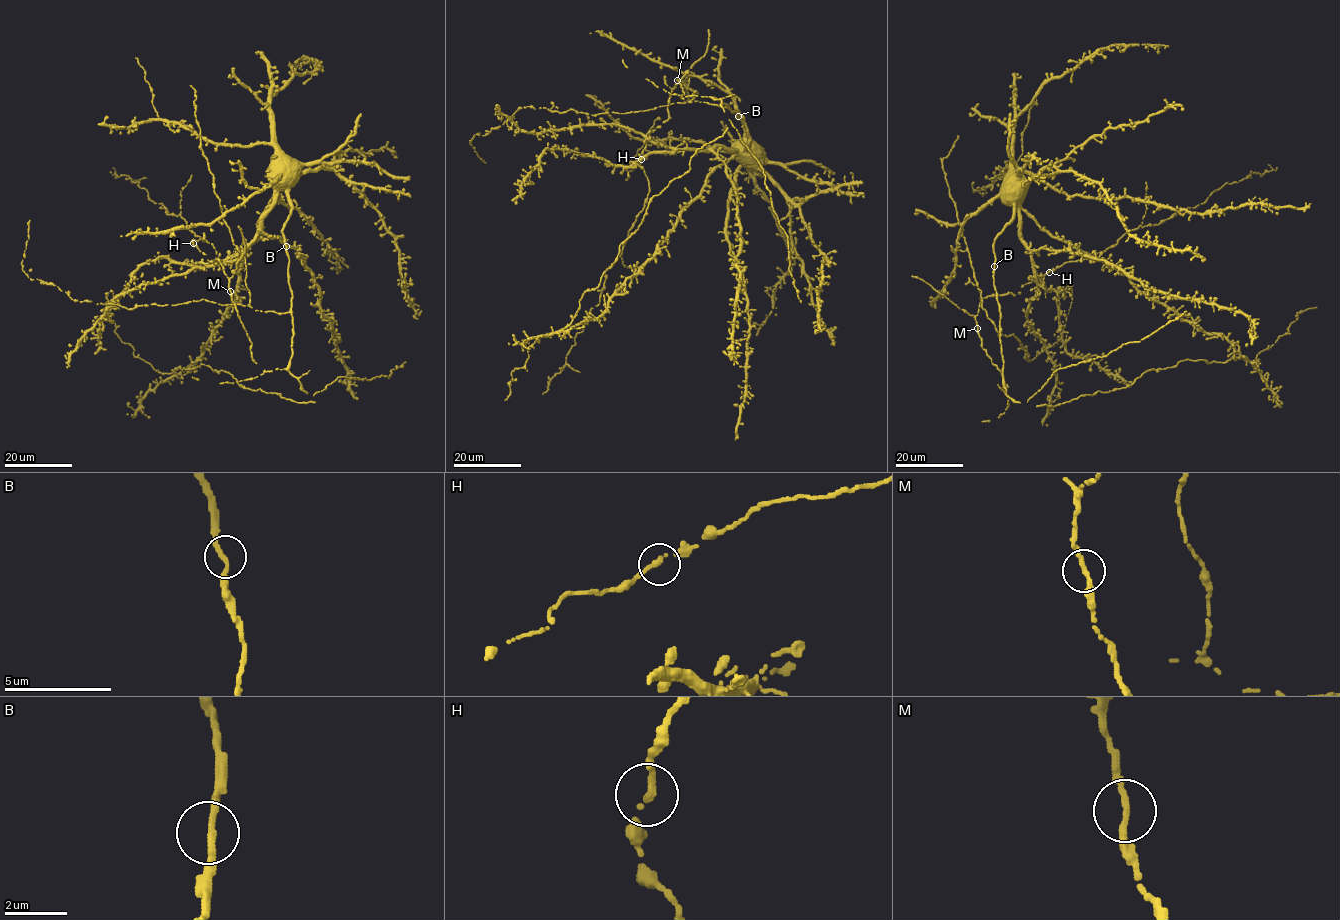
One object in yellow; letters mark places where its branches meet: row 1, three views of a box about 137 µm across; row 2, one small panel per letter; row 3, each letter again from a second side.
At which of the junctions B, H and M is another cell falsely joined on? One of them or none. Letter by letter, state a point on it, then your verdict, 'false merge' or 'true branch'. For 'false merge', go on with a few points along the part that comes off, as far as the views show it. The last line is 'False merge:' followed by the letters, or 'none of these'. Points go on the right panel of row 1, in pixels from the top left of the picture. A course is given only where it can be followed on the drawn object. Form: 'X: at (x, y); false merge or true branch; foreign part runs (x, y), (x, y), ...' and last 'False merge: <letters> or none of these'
B: at (994, 266); true branch
H: at (1049, 272); true branch
M: at (977, 328); true branch
False merge: none of these

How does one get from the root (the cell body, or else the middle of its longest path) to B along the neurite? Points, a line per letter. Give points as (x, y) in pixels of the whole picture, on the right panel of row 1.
B: (1041, 227), (1014, 205), (1013, 220), (997, 235), (993, 245), (994, 266)

